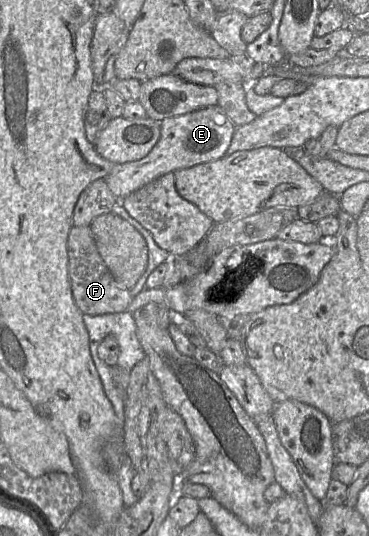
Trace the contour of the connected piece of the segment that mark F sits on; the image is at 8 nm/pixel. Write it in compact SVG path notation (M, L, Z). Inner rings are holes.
M73 226L68 235L68 273L75 304L83 314L100 315L127 310L133 296L113 278L100 256L89 226Z

